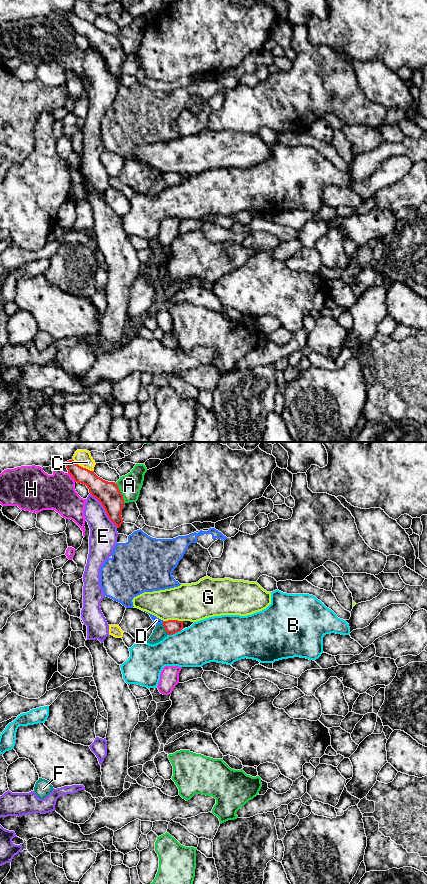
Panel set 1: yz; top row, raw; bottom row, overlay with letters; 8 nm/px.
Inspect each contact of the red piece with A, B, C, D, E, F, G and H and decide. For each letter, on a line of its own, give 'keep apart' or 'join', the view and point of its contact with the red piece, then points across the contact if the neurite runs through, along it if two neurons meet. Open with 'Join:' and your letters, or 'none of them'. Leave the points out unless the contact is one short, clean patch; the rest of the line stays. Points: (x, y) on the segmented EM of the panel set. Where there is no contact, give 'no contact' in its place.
Join: F
A: keep apart | yz (121, 493)
B: keep apart | yz (174, 633)
C: keep apart | yz (82, 467)
D: keep apart | yz (163, 622)
E: keep apart | yz (105, 510)
F: join | yz (165, 629) | across yz (171, 626), (165, 629), (159, 633)
G: keep apart | yz (173, 620)
H: keep apart | yz (72, 477) | along yz (68, 472), (75, 481)

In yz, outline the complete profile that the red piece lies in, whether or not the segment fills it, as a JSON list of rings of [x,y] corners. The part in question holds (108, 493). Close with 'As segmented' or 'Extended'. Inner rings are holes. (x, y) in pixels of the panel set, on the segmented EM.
[[[73,459],[65,464],[74,481],[87,486],[89,493],[102,504],[109,519],[119,528],[123,523],[121,513],[124,499],[118,485],[103,480],[94,471],[79,466]]]. As segmented

